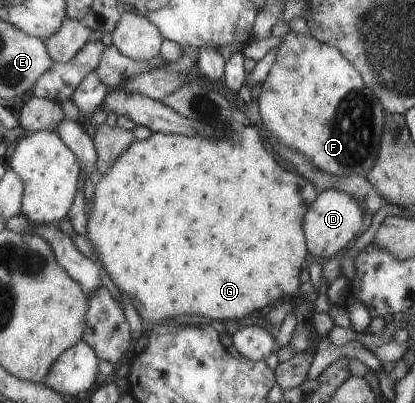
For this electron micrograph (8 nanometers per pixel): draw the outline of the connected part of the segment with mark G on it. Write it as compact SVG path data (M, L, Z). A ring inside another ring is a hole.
M252 125L232 127L227 135L218 138L204 135L173 135L152 133L145 140L134 140L110 166L108 172L94 182L92 207L86 224L86 237L94 248L102 269L106 270L116 288L130 299L144 326L172 320L178 314L194 314L208 320L224 321L240 319L280 300L282 296L295 296L304 302L304 294L298 289L298 274L306 260L305 236L302 236L302 216L317 198L317 191L306 179L281 167L264 149L257 129Z

